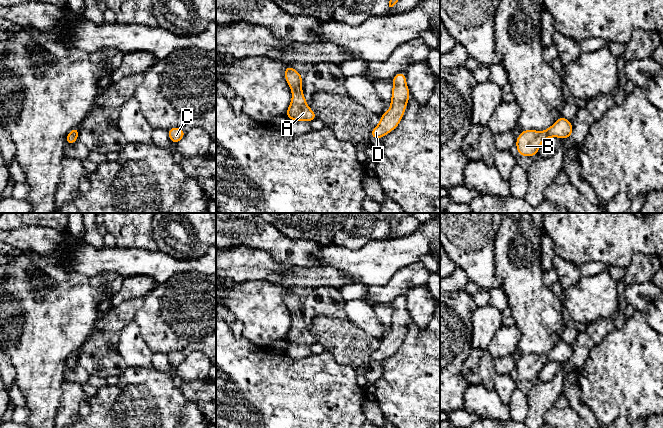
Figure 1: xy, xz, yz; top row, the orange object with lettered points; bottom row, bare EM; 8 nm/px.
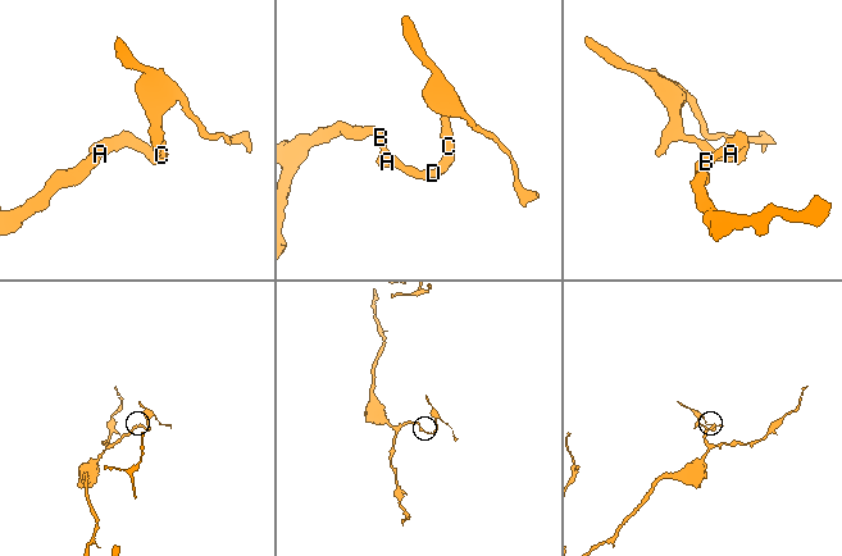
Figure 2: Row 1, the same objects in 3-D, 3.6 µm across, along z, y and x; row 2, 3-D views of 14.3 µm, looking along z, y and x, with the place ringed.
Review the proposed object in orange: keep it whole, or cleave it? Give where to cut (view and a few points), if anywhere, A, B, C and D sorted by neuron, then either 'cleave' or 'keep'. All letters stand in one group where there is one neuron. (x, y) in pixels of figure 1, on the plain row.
no cut | A B C D | keep

